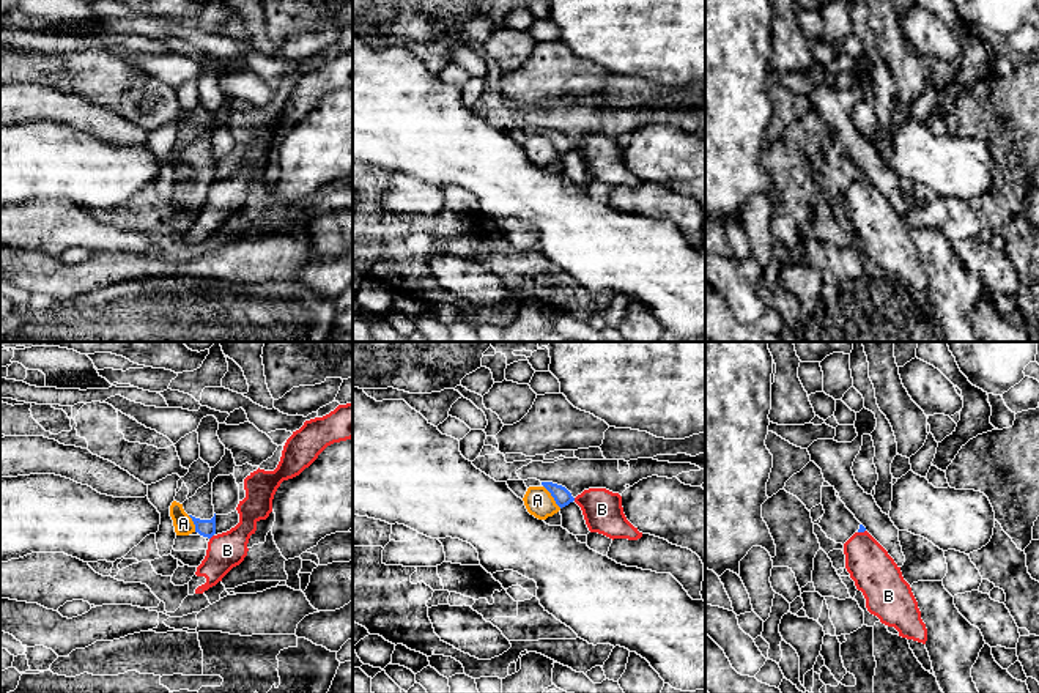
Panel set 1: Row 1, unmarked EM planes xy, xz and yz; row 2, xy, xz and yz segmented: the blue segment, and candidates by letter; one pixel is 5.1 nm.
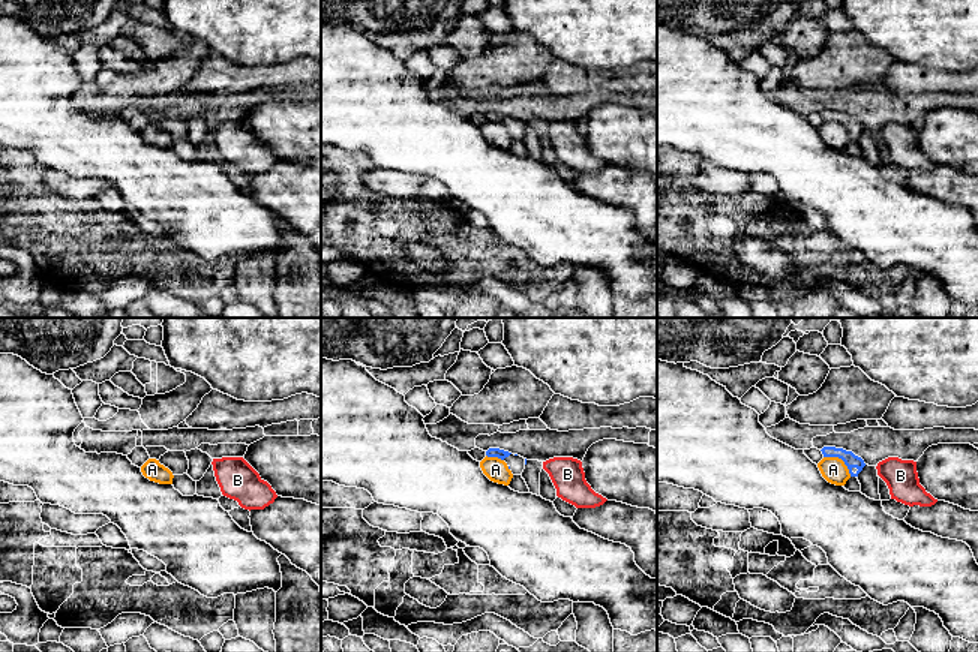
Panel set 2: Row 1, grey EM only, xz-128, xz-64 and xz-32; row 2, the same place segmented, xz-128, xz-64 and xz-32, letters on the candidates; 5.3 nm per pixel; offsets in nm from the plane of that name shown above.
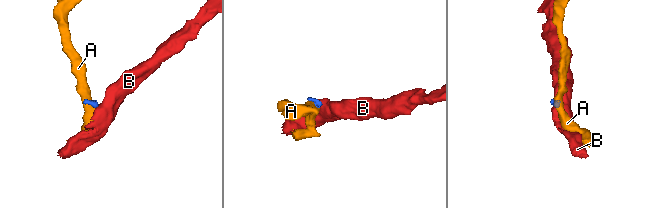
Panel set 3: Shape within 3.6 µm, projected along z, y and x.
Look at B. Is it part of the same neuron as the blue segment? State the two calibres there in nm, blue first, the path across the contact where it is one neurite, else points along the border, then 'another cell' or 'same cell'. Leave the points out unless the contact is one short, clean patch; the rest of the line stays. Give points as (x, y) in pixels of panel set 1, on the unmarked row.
90/190 nm | along xy (213, 181), (210, 186) | another cell

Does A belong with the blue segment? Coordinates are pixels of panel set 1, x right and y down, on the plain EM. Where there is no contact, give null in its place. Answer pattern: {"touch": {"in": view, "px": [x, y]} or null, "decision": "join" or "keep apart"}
{"touch": {"in": "xz", "px": [551, 142]}, "decision": "keep apart"}

